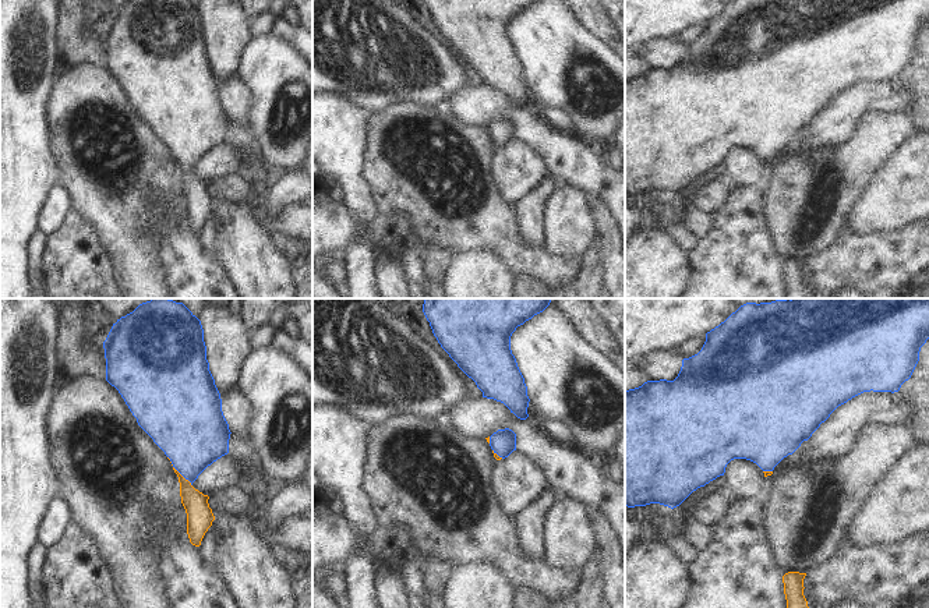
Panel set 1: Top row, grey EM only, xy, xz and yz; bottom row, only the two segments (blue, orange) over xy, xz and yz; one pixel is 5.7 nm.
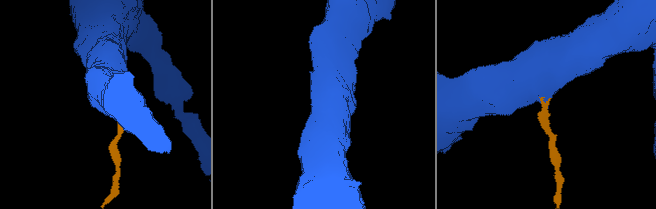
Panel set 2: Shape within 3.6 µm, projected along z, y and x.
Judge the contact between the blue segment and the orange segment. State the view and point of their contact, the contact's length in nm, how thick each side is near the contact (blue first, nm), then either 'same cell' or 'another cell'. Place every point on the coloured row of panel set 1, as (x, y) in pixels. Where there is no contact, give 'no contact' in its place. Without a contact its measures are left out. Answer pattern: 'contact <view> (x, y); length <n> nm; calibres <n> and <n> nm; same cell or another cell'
contact xy (179, 472); length 220 nm; calibres 400 and 140 nm; same cell

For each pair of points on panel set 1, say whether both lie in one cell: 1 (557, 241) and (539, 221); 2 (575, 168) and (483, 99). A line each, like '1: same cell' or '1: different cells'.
1: different cells
2: same cell

